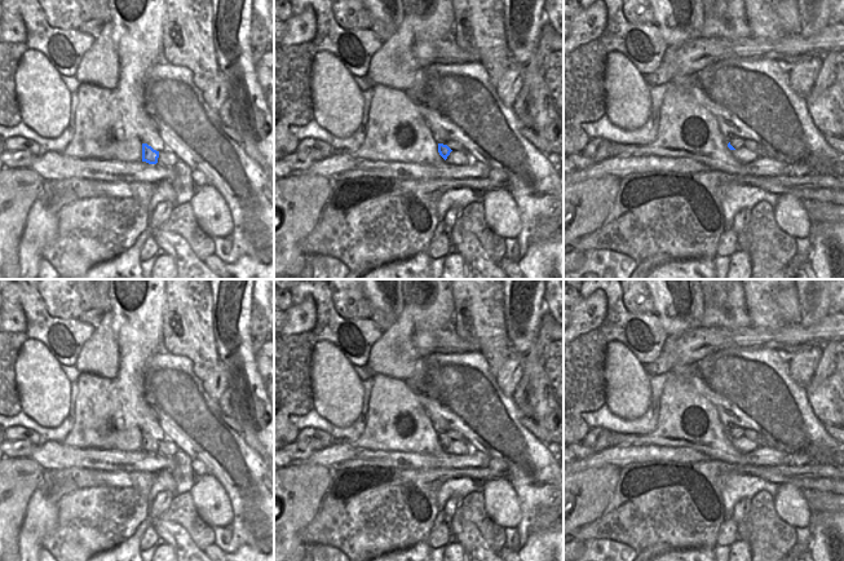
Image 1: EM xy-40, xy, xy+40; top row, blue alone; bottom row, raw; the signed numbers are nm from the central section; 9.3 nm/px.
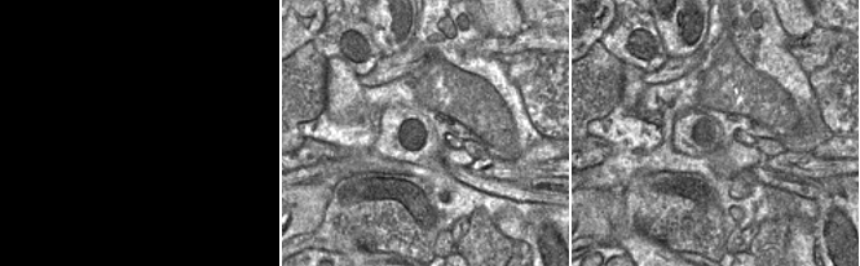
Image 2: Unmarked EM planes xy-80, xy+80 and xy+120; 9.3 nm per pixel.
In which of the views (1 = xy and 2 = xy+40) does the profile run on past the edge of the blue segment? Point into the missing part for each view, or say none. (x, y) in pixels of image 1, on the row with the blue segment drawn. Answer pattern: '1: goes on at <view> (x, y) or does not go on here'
1: does not go on here
2: goes on at xy+40 (736, 142)

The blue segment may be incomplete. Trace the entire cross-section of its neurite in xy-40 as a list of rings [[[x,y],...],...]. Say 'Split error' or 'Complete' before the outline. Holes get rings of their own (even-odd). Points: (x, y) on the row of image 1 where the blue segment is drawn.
Complete. [[[142,143],[142,162],[149,164],[156,164],[159,158],[159,151],[154,150],[147,143]]]

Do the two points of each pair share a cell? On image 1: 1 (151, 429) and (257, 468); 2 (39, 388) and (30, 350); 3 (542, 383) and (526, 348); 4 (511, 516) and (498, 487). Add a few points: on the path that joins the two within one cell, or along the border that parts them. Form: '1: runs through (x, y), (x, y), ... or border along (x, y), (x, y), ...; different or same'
1: border along (149, 407), (167, 438); different
2: runs through (39, 379), (34, 359); same
3: runs through (537, 374), (531, 367), (530, 357); same
4: runs through (504, 509), (498, 494); same

